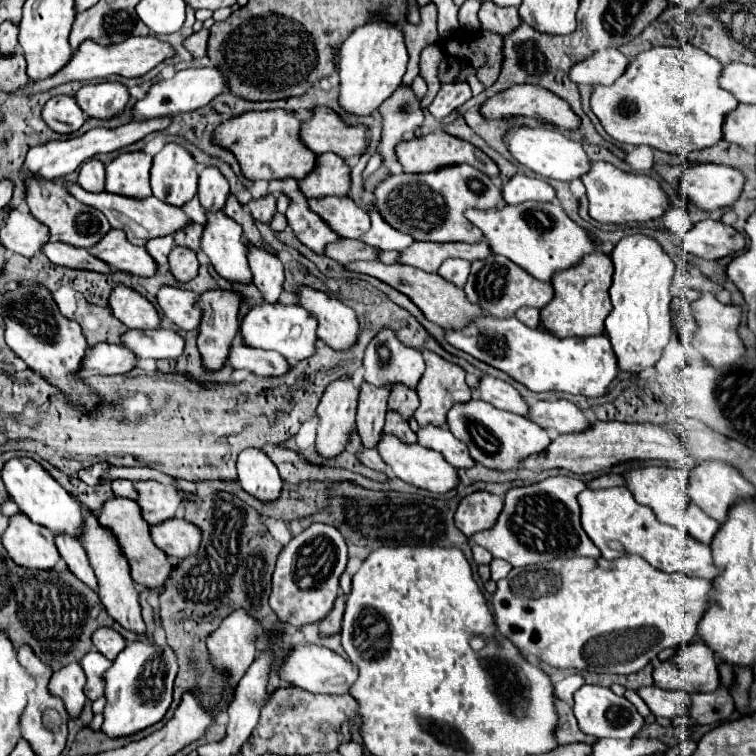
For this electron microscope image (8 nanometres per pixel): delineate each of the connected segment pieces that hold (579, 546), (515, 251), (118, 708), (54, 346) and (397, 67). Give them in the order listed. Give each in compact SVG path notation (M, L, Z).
M548 476L530 486L514 486L504 496L504 508L496 524L486 532L470 536L470 544L486 548L494 558L508 560L512 566L528 566L574 556L600 558L602 554L580 526L580 506L576 496L584 488L584 482L570 476Z
M522 202L516 206L506 204L504 208L486 212L468 210L466 218L484 232L494 254L510 258L542 282L550 282L552 276L560 270L578 266L586 254L596 250L588 232L580 224L570 220L562 206L552 202Z
M132 640L118 654L114 664L104 674L106 678L106 698L104 724L102 730L108 736L128 736L138 730L144 730L166 714L172 704L172 686L178 674L178 658L172 646L162 648L150 640Z
M36 282L16 284L12 290L4 292L2 298L6 302L2 312L6 328L4 336L12 352L18 358L22 358L28 364L28 368L42 374L48 382L60 386L62 392L68 394L72 404L78 404L82 406L84 412L90 412L92 406L100 402L100 398L94 390L88 390L78 378L80 360L84 356L84 350L88 348L80 326L74 320L62 316L56 302L52 300L52 292L42 284Z
M372 12L370 20L364 26L358 26L340 46L340 106L356 116L374 112L398 88L406 72L406 64L408 52L402 28L388 22L382 12Z

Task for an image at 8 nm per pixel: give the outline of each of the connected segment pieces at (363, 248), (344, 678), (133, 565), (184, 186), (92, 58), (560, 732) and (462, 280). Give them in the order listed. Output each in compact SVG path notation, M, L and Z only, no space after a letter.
M338 240L326 246L326 256L338 260L340 264L350 264L358 260L378 260L378 248L364 244L362 240Z
M296 646L292 650L292 654L286 658L280 676L294 684L300 686L304 690L310 692L320 692L320 694L348 694L354 680L358 680L358 668L354 668L354 664L350 664L346 658L342 658L340 654L336 654L330 648L324 646Z
M112 498L104 504L98 522L106 528L110 528L116 536L118 542L130 562L130 576L136 584L142 584L146 588L162 588L166 584L166 580L170 578L170 572L174 570L174 566L170 564L168 556L152 542L150 536L150 526L146 524L142 510L138 508L136 500L126 500L126 498Z
M168 142L156 156L150 172L152 194L172 206L182 206L196 194L198 162L178 142Z
M154 34L144 36L144 38L126 38L120 44L110 44L110 48L102 48L102 44L94 44L94 40L86 40L74 52L72 60L62 68L62 72L58 72L46 80L28 80L28 84L22 86L22 90L10 92L10 94L38 94L38 92L50 90L54 86L60 86L64 82L70 82L70 80L92 80L92 78L106 78L112 74L136 78L136 76L150 72L156 64L160 64L162 60L166 60L172 54L174 54L174 50L170 48L170 44L156 40Z
M554 700L556 712L558 712L558 728L554 730L554 736L558 744L572 744L572 742L588 742L592 744L596 738L594 736L584 736L584 732L578 730L576 718L572 714L572 706L564 700Z
M456 258L456 260L446 260L446 262L440 266L438 274L440 274L444 280L448 280L448 282L456 284L458 288L462 288L462 286L466 284L468 274L470 274L470 262L460 260L460 258Z

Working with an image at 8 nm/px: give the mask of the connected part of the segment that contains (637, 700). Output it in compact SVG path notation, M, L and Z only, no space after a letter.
M628 690L628 692L626 692L626 698L628 698L628 700L630 700L634 706L636 706L636 710L638 710L638 712L640 712L644 718L652 714L652 712L650 712L650 708L646 708L646 702L644 702L644 700L642 700L642 698L640 698L640 696L634 692L634 690Z

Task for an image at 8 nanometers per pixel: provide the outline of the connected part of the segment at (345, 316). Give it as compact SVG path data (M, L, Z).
M298 286L298 306L304 306L318 320L318 336L334 350L350 348L358 338L358 320L352 308L332 300L326 292L312 286Z

